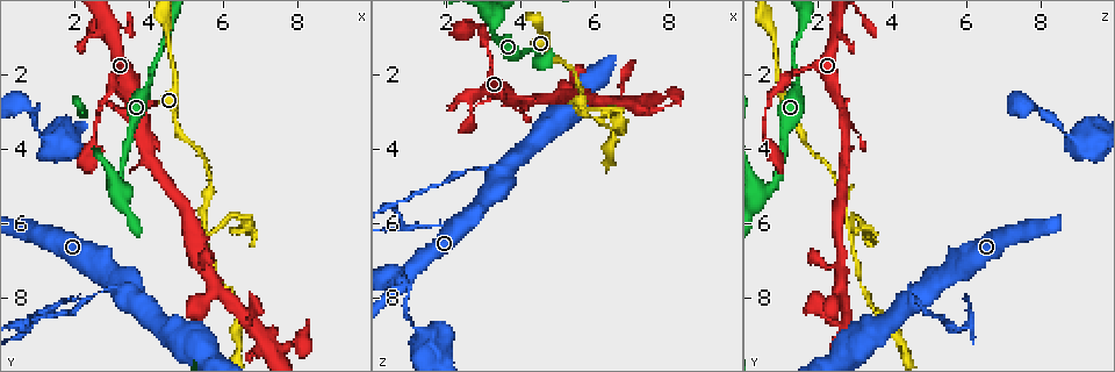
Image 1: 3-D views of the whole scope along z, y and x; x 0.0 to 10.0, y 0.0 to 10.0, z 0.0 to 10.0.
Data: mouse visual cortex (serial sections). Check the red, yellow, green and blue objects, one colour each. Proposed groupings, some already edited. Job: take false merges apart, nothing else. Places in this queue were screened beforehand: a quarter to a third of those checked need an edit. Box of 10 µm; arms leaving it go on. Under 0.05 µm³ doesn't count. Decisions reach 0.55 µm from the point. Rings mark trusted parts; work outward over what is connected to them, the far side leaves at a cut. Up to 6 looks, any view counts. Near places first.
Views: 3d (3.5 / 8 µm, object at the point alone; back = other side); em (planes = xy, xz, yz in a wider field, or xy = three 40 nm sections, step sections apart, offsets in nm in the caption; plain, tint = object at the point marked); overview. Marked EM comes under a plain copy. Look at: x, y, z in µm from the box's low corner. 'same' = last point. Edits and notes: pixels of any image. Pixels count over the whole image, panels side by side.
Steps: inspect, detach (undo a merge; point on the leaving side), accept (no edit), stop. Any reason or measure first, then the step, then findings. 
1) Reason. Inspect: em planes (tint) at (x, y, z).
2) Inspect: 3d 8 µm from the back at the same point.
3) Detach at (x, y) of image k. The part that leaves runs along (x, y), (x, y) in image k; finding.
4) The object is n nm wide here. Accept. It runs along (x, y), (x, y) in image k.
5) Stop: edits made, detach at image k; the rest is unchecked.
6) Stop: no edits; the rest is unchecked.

Branch point. Inspect: 3d 8 µm at (5.45, 6.30, 2.90).

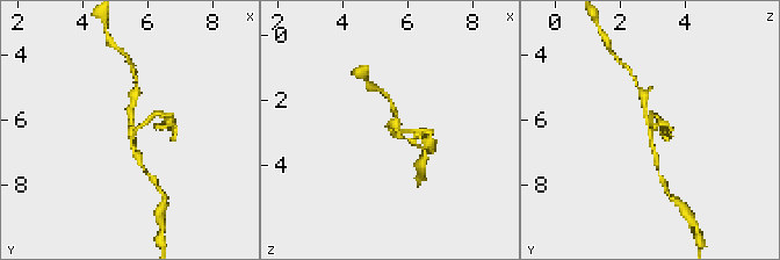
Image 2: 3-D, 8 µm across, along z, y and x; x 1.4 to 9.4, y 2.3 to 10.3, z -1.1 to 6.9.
3 arms meet here; the arms are 150, 150, 150 nm wide. Inspect: em xy step 1 (tint) at the same point.

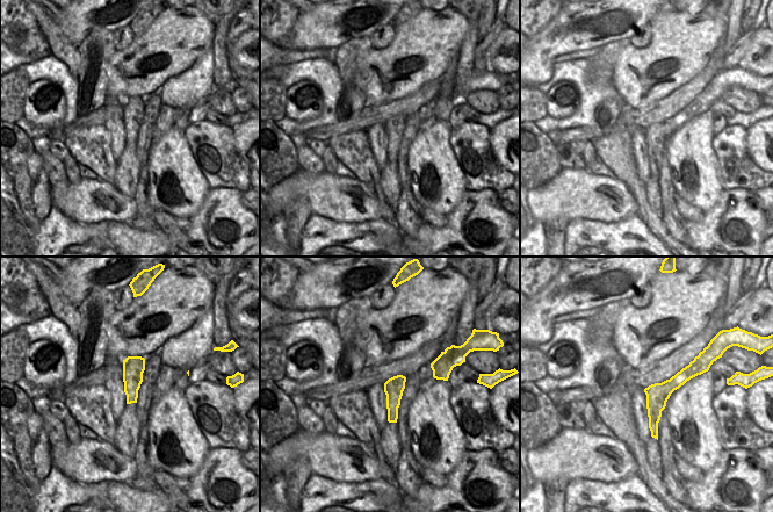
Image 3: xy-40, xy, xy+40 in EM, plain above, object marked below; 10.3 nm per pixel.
The object is 200 nm wide here. Detach at (417, 134) of image 2. A border runs along (670, 379), (674, 381), (673, 390) in image 3; a second cell is stuck on.

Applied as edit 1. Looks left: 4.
See it whole again. Inspect: overview.

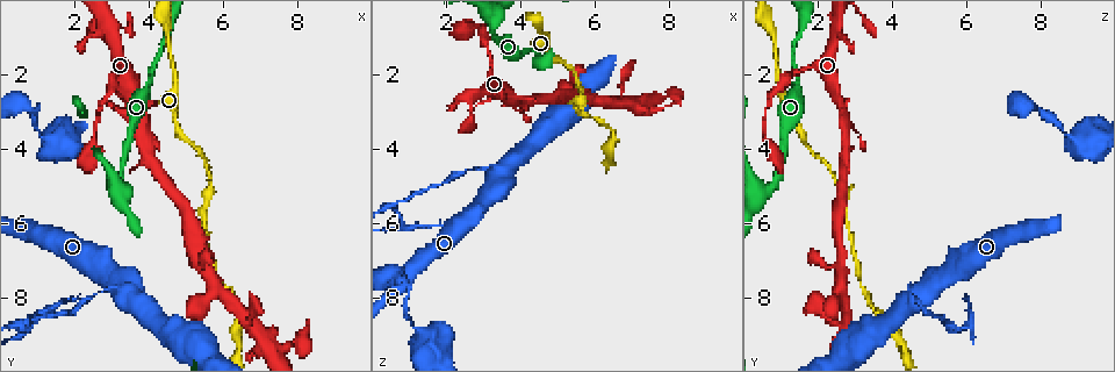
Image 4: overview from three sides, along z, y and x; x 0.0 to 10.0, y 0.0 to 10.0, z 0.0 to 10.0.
Abrupt turn. Inspect: 3d 8 µm at (8.20, 8.95, 2.75).

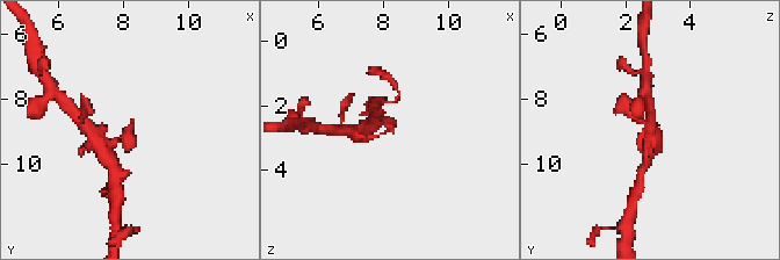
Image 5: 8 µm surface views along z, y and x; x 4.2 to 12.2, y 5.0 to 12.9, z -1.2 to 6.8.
Closer look. Inspect: 3d 3.5 µm at the same point.

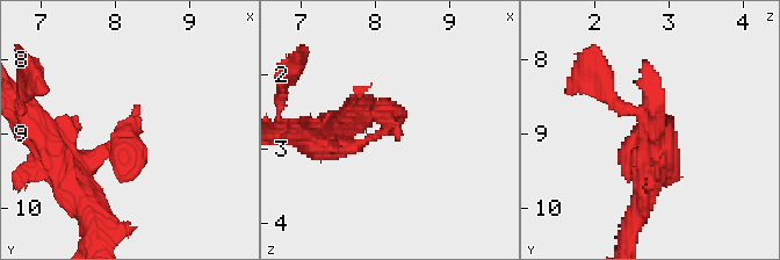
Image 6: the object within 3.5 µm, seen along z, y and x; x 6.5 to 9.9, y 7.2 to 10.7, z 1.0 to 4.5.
Inspect: em xy step 3 (tint) at (8.20, 9.00, 2.70).

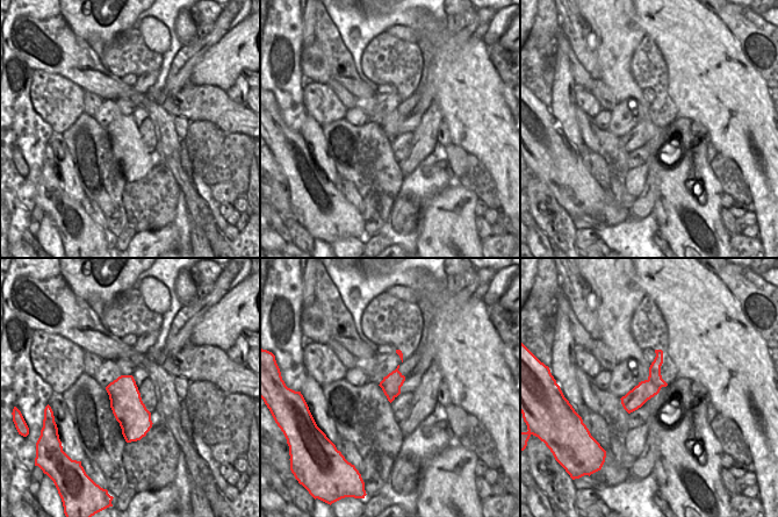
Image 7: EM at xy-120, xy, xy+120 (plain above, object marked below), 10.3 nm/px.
Accept. It runs along (658, 352), (655, 379), (629, 409) in image 7; all the same cell.

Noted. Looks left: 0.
Stop: edits made, detach at image 2; the rest is unchecked.

